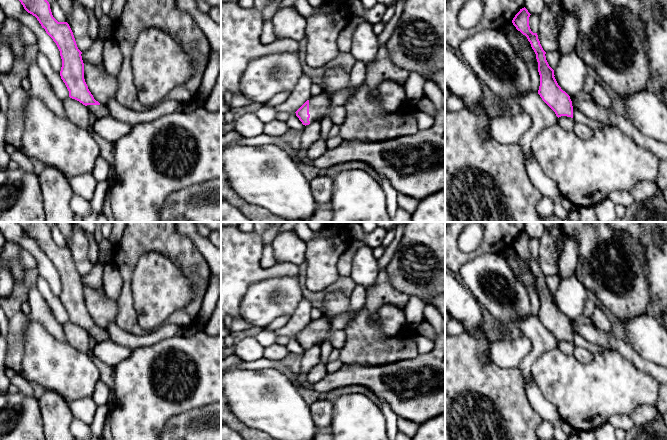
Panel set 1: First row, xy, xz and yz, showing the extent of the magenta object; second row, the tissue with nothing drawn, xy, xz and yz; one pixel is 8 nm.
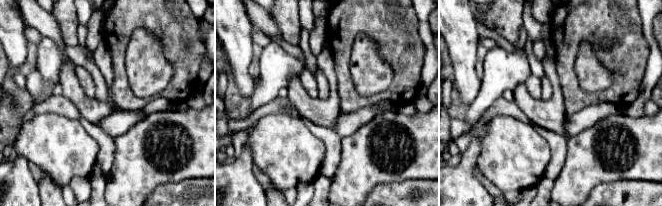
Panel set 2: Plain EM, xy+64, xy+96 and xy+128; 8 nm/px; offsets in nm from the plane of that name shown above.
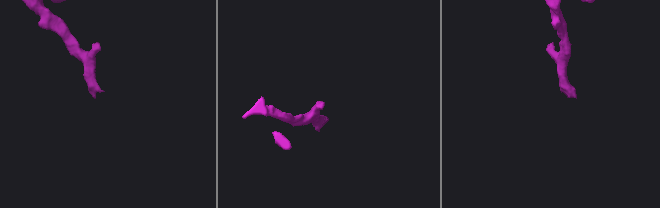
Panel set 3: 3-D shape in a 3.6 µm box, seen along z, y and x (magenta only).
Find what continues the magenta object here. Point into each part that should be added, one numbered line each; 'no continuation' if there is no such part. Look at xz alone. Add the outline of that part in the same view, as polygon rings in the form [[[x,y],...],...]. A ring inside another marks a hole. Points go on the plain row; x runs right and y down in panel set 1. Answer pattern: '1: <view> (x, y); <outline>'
1: xz (320, 330); [[[326,318],[311,321],[309,324],[309,345],[321,345],[324,341],[328,341],[333,348],[341,349],[345,344],[346,334],[344,330],[332,330],[331,321]]]

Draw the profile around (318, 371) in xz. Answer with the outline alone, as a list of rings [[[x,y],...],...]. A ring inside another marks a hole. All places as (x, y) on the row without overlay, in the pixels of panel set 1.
[[[319,362],[308,373],[307,380],[310,383],[316,383],[320,381],[327,374],[326,365]]]

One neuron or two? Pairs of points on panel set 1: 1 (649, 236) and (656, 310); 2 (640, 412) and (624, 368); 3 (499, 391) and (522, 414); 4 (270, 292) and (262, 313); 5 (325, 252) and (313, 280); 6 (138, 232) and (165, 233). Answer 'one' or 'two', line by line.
1: one
2: two
3: one
4: one
5: one
6: one

